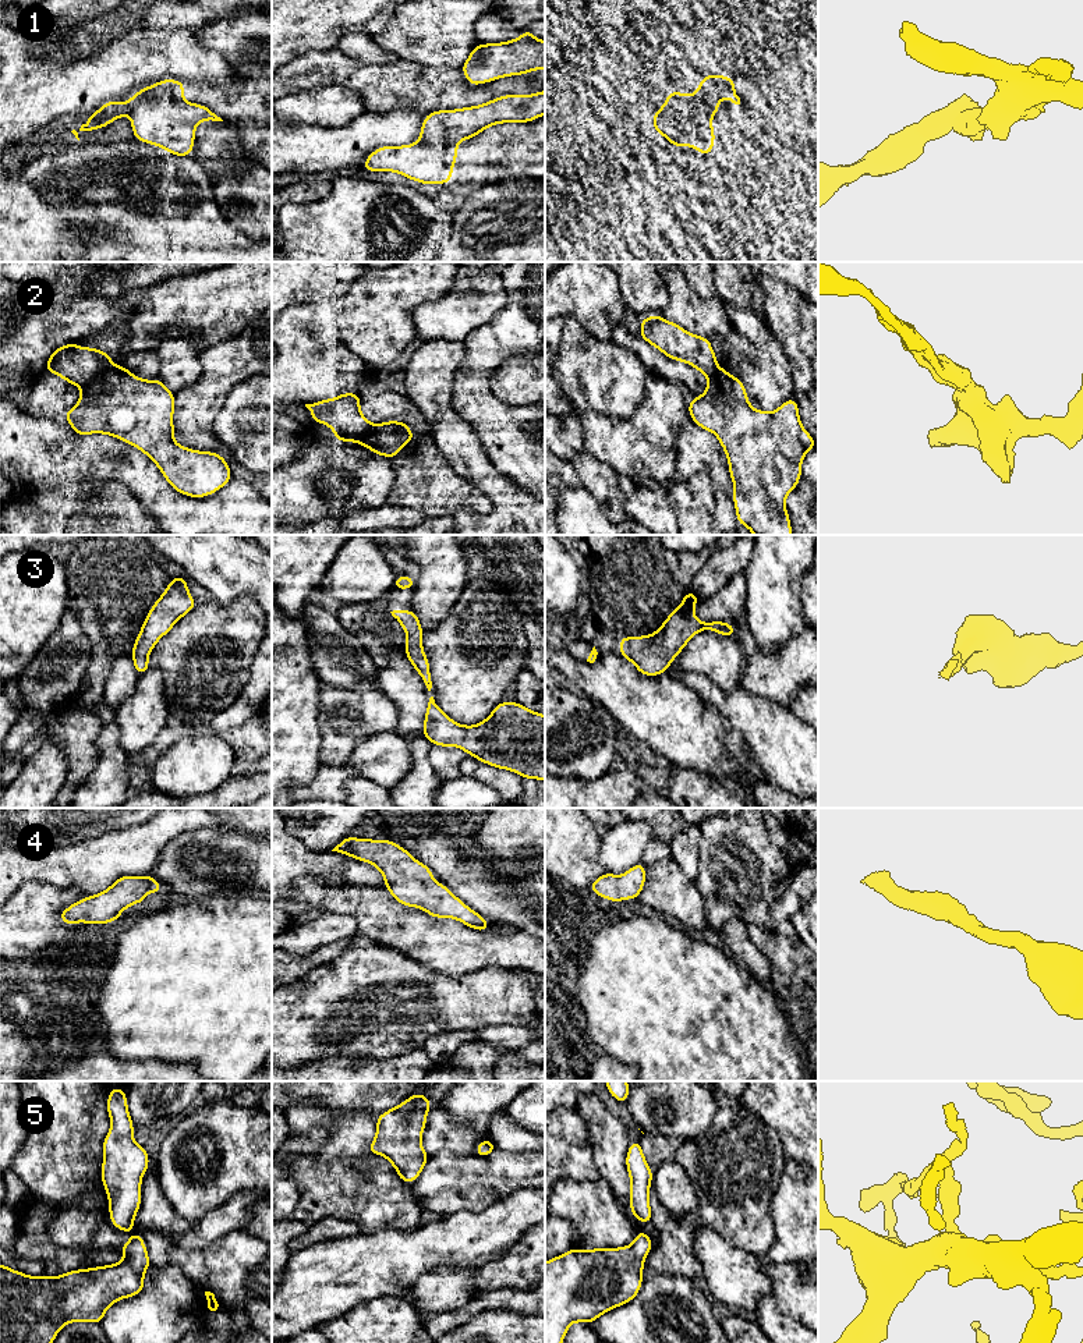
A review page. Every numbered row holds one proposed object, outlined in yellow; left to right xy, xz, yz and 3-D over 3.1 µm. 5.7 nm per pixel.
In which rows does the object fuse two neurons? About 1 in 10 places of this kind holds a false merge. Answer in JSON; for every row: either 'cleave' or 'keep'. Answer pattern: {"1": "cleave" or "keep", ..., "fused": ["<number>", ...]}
{"1": "cleave", "2": "cleave", "3": "keep", "4": "keep", "5": "keep", "fused": ["1", "2"]}

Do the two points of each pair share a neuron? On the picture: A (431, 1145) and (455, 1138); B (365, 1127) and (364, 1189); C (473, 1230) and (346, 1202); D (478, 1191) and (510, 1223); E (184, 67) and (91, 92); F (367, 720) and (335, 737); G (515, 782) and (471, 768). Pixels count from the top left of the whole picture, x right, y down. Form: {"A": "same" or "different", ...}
{"A": "same", "B": "same", "C": "different", "D": "different", "E": "same", "F": "same", "G": "same"}

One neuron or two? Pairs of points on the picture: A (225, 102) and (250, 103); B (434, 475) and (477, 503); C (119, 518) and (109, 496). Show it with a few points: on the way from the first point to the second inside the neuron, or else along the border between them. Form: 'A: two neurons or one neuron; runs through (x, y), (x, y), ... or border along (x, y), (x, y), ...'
A: one neuron; runs through (230, 102), (244, 102)
B: one neuron; runs through (445, 486), (453, 495), (466, 498)
C: one neuron; runs through (119, 513), (113, 502)

